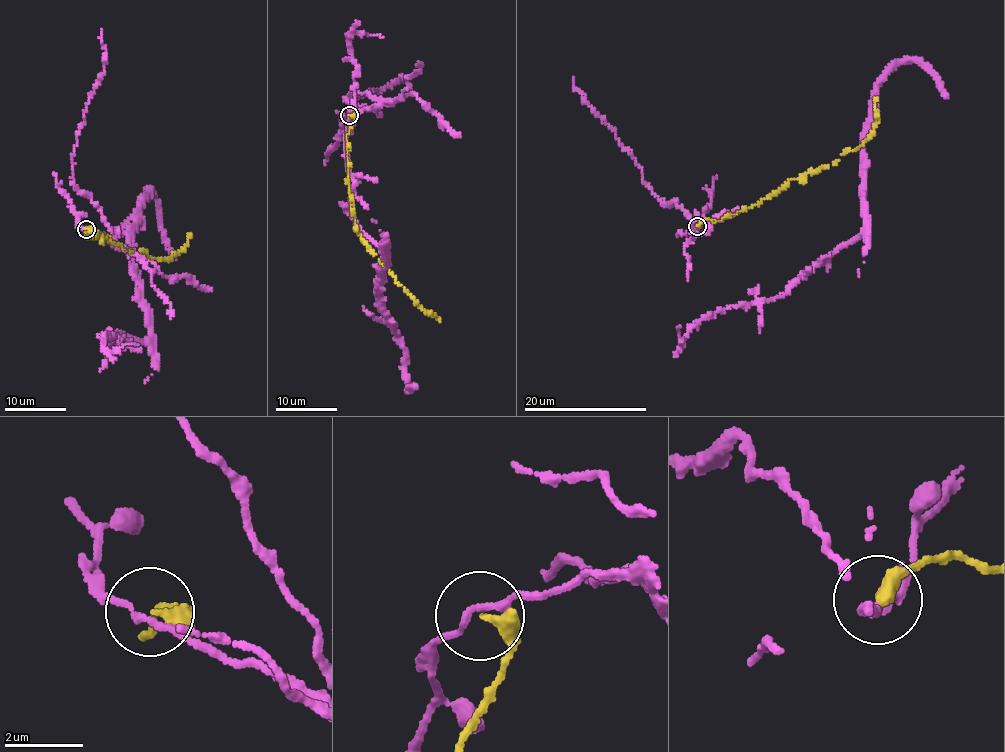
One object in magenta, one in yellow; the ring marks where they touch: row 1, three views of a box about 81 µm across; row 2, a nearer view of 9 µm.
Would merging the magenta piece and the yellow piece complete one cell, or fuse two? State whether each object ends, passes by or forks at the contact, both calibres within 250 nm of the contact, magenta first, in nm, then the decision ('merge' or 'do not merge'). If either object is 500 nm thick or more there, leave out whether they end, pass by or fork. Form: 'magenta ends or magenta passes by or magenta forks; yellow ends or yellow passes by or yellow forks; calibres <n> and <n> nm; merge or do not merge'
magenta passes by; yellow ends; calibres 160 and 320 nm; do not merge

